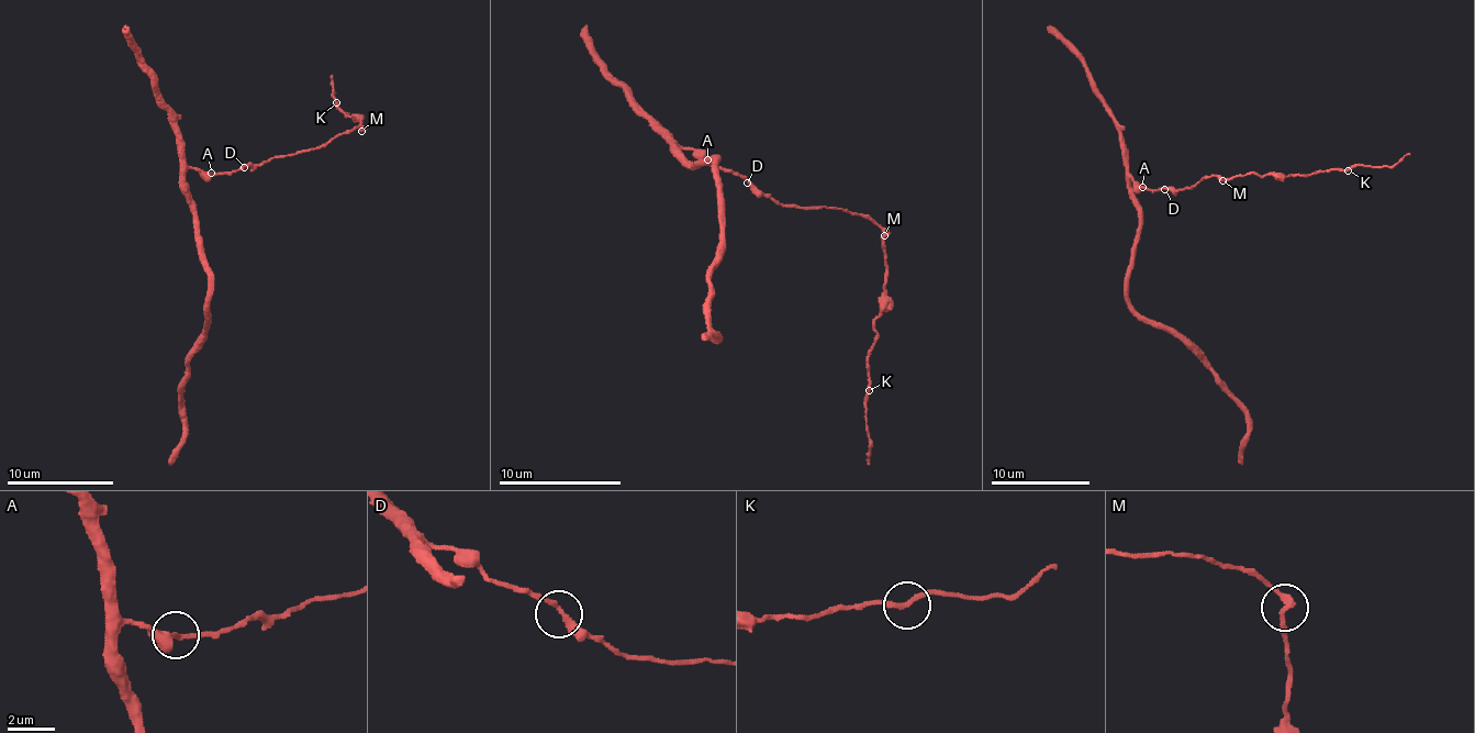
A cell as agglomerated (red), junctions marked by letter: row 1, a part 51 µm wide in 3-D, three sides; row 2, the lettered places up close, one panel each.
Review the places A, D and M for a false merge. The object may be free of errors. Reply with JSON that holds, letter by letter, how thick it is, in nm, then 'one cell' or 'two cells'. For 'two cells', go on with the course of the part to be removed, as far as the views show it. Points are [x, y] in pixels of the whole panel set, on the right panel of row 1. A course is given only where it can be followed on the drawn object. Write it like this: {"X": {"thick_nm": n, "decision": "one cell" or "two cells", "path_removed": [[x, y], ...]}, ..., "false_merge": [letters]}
{"A": {"thick_nm": 400, "decision": "one cell"}, "D": {"thick_nm": 240, "decision": "one cell"}, "M": {"thick_nm": 240, "decision": "two cells", "path_removed": [[1221, 180], [1259, 174], [1350, 170], [1358, 165], [1392, 167], [1409, 153]]}, "false_merge": ["M"]}

